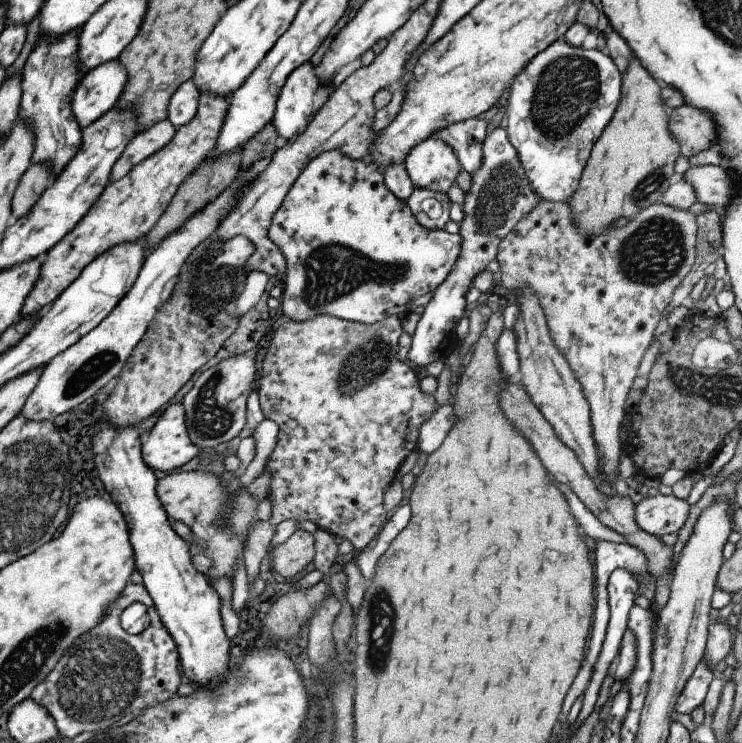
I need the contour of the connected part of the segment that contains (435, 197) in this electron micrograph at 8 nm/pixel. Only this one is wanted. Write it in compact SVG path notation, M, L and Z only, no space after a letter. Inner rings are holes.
M414 187L411 194L407 197L405 204L409 207L411 214L415 220L426 229L437 230L442 229L448 219L448 210L450 209L450 201L444 192L429 190L428 188ZM425 204L439 204L441 212L437 218L427 216L425 212Z

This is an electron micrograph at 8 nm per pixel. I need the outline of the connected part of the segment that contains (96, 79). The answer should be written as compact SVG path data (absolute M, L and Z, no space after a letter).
M117 59L101 63L85 72L70 102L71 112L81 129L116 104L125 81L125 69Z

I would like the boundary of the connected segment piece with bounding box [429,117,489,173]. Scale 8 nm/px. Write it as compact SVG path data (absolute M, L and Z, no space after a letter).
M467 119L448 124L442 129L433 131L429 137L444 142L453 149L458 165L465 172L473 172L481 164L480 144L489 126L485 119Z

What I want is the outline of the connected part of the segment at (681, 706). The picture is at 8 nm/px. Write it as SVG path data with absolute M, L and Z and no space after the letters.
M701 659L687 682L683 685L679 696L677 696L675 707L673 705L673 710L677 713L689 715L696 706L702 704L711 679L713 679L711 669Z

